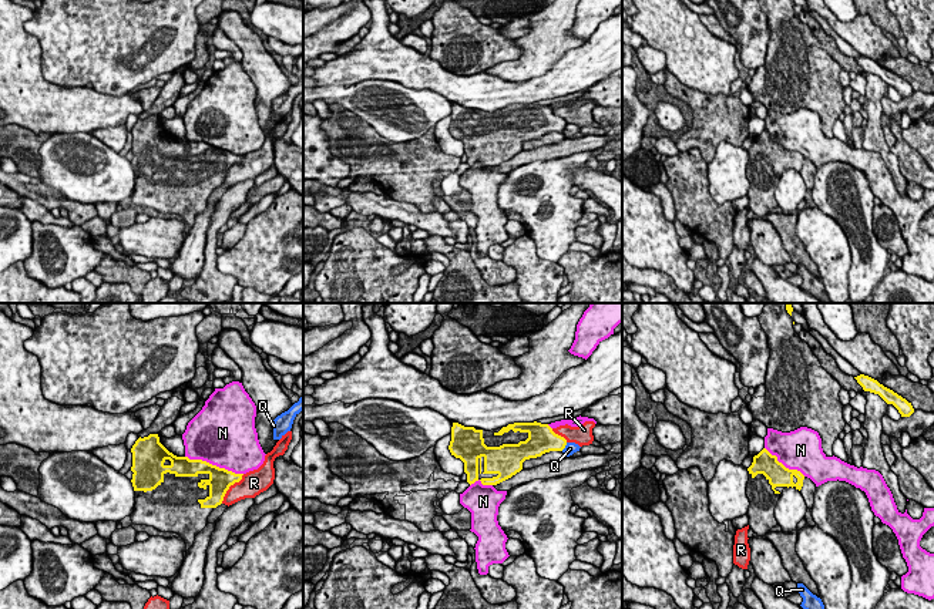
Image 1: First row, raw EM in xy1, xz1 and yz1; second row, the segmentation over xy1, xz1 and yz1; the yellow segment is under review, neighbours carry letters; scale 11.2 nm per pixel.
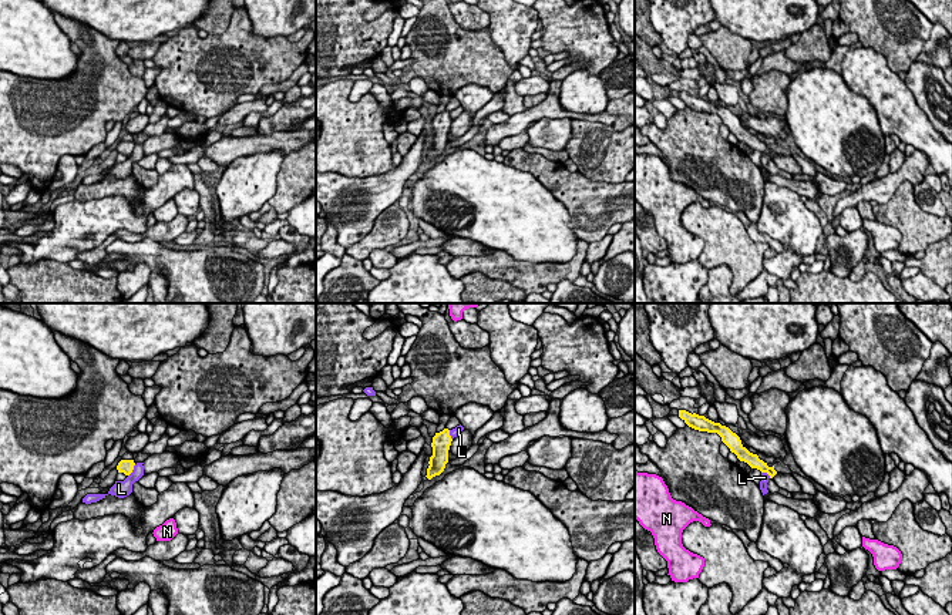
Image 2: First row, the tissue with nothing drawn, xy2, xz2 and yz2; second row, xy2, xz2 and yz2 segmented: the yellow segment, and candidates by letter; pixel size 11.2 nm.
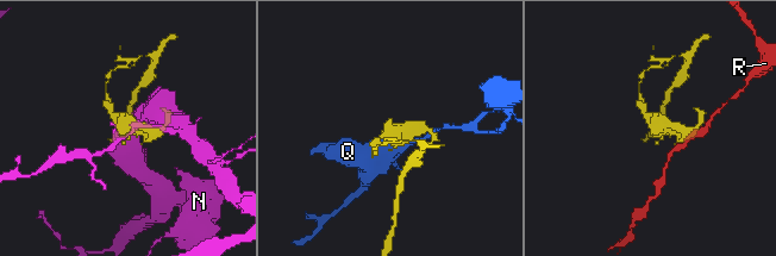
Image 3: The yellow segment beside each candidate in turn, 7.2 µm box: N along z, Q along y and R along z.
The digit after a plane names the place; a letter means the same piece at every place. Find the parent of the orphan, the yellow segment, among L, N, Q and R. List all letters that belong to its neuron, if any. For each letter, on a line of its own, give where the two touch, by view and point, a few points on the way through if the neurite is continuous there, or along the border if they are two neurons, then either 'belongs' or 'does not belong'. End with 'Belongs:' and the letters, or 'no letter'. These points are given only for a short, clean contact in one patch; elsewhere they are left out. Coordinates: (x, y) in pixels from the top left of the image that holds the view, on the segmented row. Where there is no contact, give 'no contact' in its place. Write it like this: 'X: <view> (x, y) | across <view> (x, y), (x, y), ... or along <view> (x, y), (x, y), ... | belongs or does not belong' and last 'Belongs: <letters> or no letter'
L: xy2 (133, 469) | along xy2 (135, 464), (128, 476) | does not belong
N: xy1 (214, 465) | does not belong
Q: xz1 (564, 447) | along xz1 (567, 443), (561, 450) | does not belong
R: xy1 (229, 485) | does not belong
Belongs: no letter

